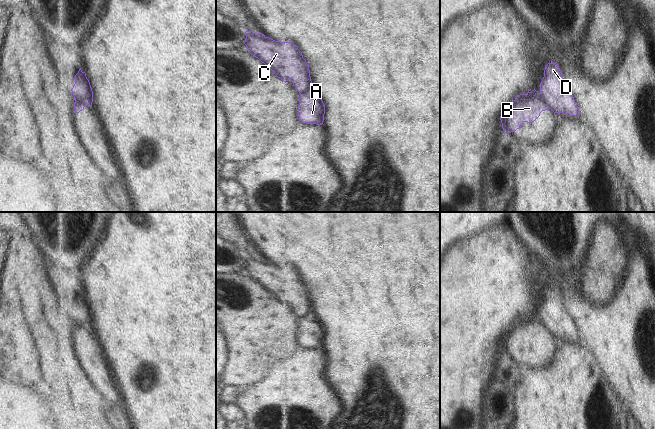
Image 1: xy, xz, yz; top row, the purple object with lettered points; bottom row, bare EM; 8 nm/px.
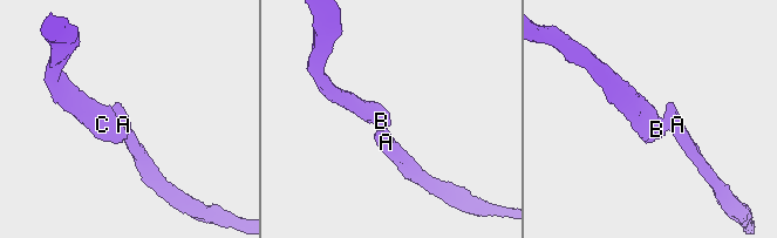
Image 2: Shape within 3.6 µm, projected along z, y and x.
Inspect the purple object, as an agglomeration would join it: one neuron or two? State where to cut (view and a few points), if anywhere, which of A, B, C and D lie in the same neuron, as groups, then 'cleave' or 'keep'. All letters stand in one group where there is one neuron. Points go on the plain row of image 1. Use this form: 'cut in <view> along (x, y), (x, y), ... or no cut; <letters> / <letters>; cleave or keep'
cut in xy along (75, 322), (91, 328); A D / B C; cleave

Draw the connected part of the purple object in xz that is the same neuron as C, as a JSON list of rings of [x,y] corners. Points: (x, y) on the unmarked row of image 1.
[[[246,255],[244,268],[249,277],[268,290],[284,306],[291,304],[299,317],[314,314],[309,289],[291,266],[275,265],[262,257]]]

